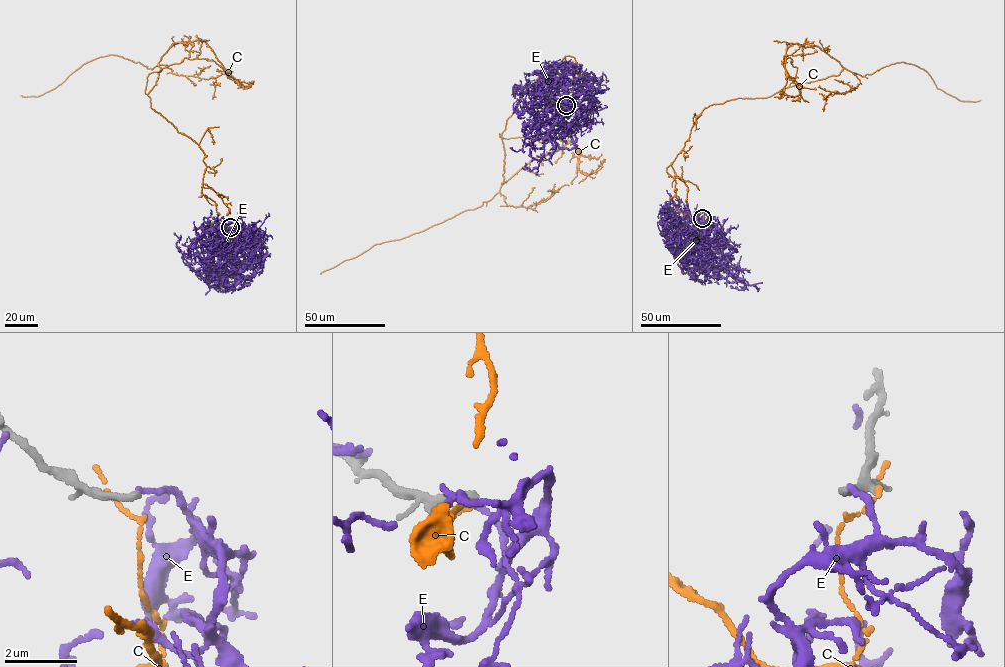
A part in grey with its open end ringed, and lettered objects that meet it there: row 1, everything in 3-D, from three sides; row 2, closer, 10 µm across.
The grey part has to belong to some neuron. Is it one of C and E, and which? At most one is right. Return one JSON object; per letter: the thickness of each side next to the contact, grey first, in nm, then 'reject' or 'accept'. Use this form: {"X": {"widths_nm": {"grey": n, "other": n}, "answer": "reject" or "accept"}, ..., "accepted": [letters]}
{"C": {"widths_nm": {"grey": 180, "other": 130}, "answer": "reject"}, "E": {"widths_nm": {"grey": 190, "other": 130}, "answer": "reject"}, "accepted": []}

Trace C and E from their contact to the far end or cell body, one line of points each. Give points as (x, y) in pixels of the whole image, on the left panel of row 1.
C: (229, 227), (231, 235), (202, 194), (204, 153), (151, 108), (158, 63), (100, 56), (48, 92), (21, 95)
E: (230, 227), (252, 248), (238, 258), (231, 275), (210, 273), (197, 256), (182, 253), (174, 234)

